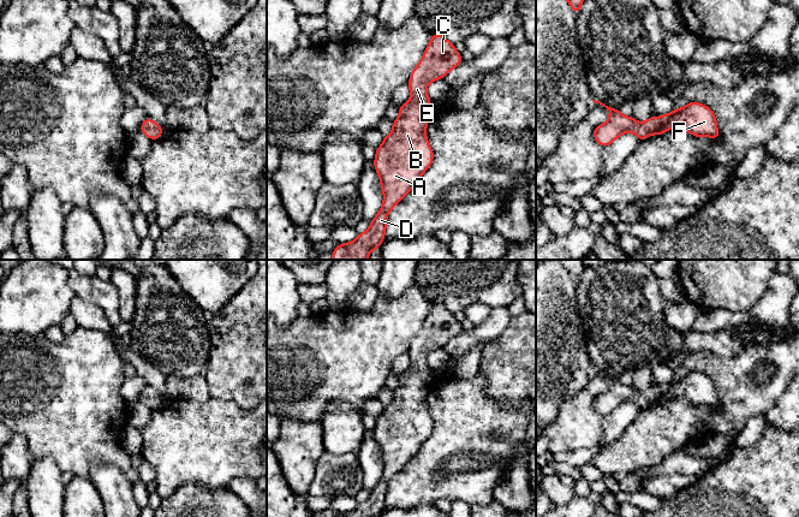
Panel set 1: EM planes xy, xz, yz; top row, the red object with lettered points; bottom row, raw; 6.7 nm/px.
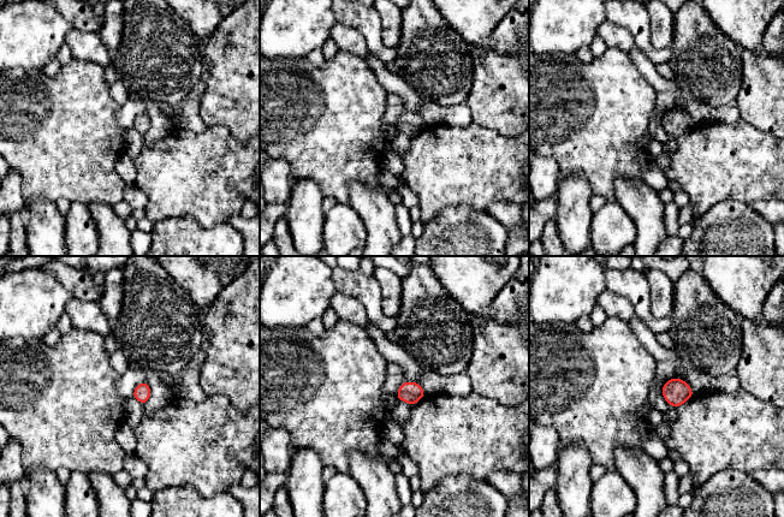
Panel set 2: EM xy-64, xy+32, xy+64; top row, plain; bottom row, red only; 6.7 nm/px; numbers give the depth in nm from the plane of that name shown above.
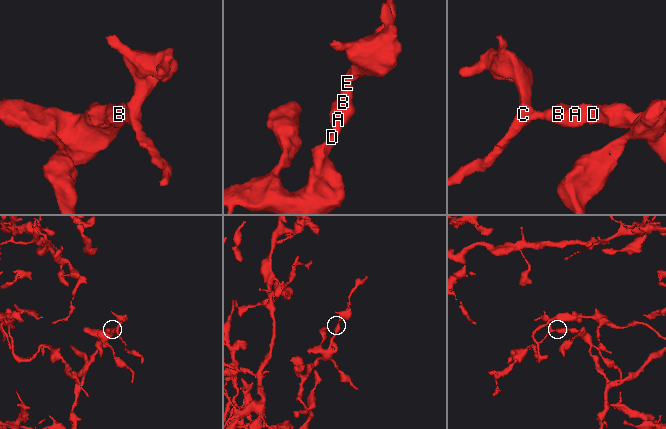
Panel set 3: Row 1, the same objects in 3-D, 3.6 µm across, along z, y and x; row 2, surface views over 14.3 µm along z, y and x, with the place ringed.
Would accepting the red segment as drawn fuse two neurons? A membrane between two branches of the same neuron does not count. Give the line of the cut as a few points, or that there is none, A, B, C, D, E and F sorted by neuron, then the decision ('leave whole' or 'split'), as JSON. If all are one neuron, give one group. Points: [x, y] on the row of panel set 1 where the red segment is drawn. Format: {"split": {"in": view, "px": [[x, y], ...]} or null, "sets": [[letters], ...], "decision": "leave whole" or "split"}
{"split": null, "sets": [["A", "B", "C", "D", "E", "F"]], "decision": "leave whole"}

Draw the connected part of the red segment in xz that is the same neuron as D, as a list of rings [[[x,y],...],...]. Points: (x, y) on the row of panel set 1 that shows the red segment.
[[[440,34],[431,35],[407,83],[411,99],[399,108],[399,117],[392,123],[393,131],[376,148],[374,166],[383,191],[382,208],[368,231],[333,250],[332,260],[368,260],[369,254],[383,242],[388,213],[433,164],[434,153],[425,135],[431,106],[427,87],[436,79],[443,79],[461,61],[461,54],[453,43]]]

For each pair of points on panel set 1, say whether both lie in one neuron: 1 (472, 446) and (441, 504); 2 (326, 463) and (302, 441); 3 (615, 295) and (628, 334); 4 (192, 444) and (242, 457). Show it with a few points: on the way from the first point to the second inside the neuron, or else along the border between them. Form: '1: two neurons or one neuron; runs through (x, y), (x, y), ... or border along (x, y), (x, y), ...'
1: two neurons; border along (449, 501), (437, 499), (434, 503)
2: two neurons; border along (325, 451), (316, 463), (316, 473), (310, 483)
3: one neuron; runs through (620, 304), (625, 325)
4: one neuron; runs through (204, 444), (230, 445)

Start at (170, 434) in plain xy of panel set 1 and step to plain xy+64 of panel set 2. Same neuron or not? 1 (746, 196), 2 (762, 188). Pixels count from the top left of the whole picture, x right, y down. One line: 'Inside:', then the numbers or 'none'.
Inside: 1, 2

